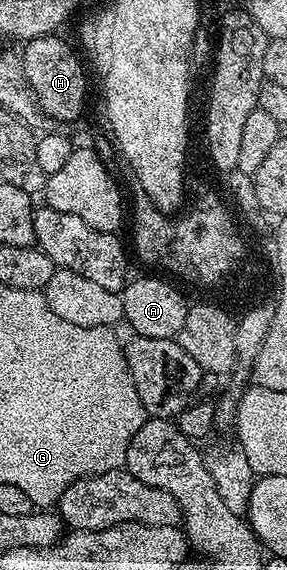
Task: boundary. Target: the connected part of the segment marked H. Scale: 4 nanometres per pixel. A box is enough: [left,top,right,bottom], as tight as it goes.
[20,33,85,123]

